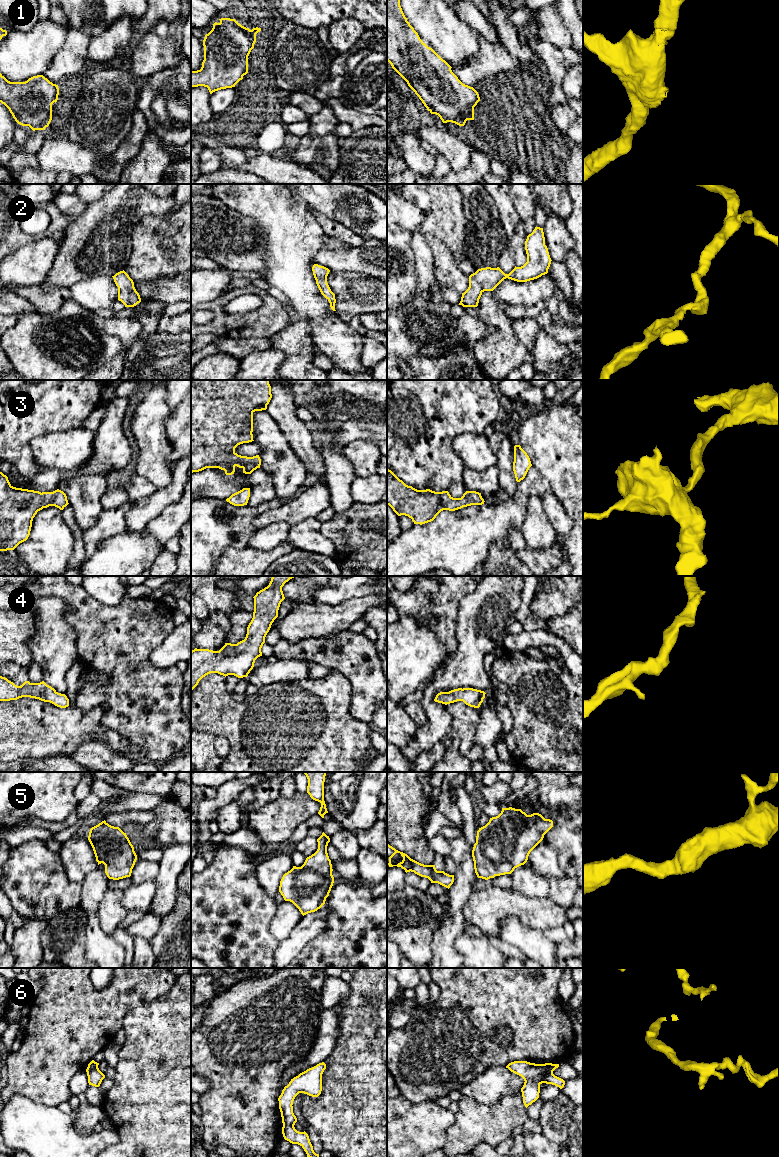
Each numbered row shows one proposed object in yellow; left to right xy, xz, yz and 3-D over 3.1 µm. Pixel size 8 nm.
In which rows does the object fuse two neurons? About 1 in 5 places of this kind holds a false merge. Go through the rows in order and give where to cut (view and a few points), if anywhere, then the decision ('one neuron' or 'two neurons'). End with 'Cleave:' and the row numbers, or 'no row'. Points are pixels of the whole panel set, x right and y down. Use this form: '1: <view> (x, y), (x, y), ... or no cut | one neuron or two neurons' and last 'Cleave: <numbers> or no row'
1: no cut | one neuron
2: no cut | one neuron
3: no cut | one neuron
4: no cut | one neuron
5: no cut | one neuron
6: yz (543, 1064), (547, 1071), (552, 1072) | two neurons
Cleave: 6

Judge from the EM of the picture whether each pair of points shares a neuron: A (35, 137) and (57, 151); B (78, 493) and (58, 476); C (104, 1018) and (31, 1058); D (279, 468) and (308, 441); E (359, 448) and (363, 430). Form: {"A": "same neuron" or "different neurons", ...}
{"A": "different neurons", "B": "different neurons", "C": "same neuron", "D": "different neurons", "E": "different neurons"}

